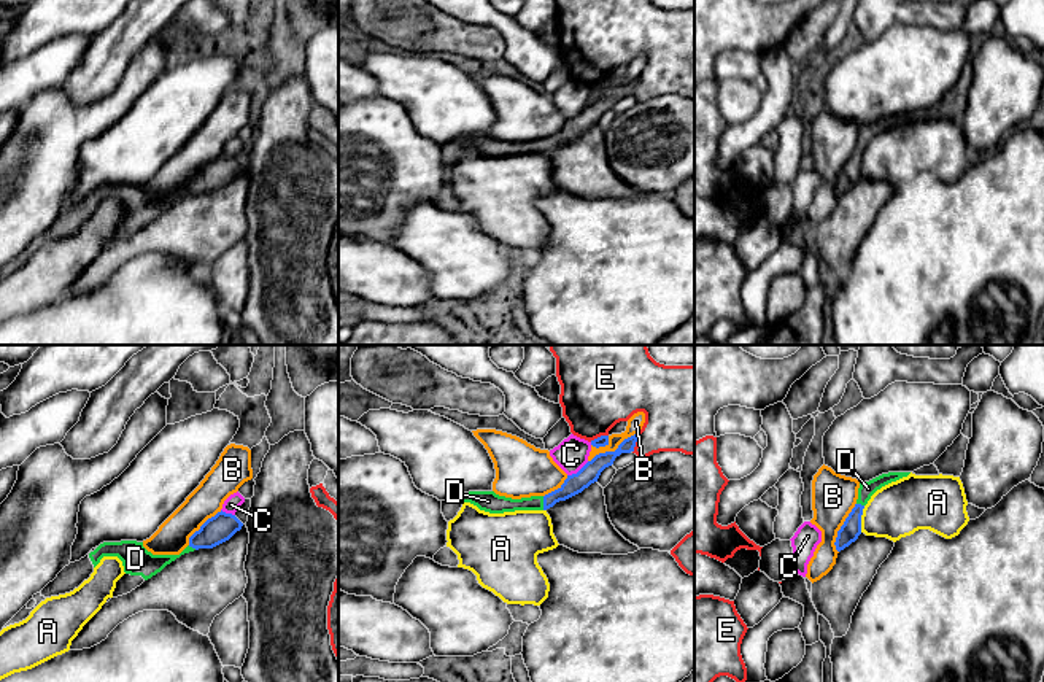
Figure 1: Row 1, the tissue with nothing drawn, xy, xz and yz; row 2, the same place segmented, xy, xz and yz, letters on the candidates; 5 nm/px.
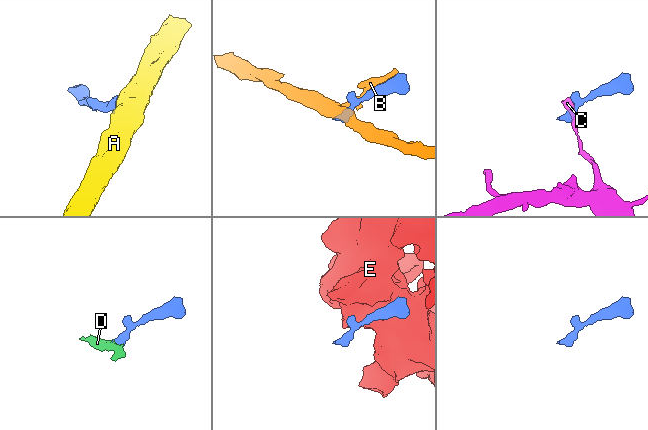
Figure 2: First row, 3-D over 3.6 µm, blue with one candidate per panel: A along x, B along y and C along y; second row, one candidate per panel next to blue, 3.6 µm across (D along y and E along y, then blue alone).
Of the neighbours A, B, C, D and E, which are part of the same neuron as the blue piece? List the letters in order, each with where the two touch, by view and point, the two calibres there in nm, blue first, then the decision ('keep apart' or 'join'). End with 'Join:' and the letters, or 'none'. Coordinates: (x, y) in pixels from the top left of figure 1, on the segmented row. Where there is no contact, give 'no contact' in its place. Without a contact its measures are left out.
A: meets blue in yz at (860, 519); 100 nm thick on the blue side, 280 nm on the other; keep apart
B: meets blue in xz at (612, 452); 100 nm thick on the blue side, 80 nm on the other; keep apart
C: meets blue in xz at (579, 471); 100 nm thick on the blue side, 170 nm on the other; keep apart
D: meets blue in xz at (544, 503); 100 nm thick on the blue side, 100 nm on the other; join
E: meets blue in xz at (598, 437); 60 nm thick on the blue side, 400 nm on the other; keep apart
Join: D

